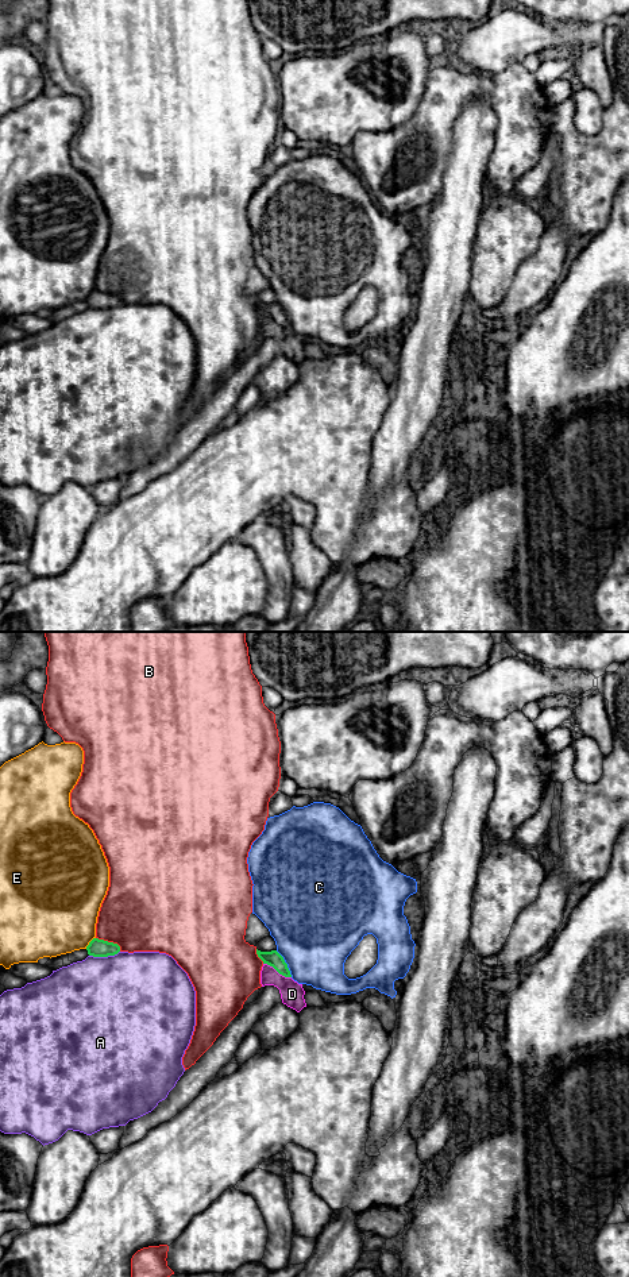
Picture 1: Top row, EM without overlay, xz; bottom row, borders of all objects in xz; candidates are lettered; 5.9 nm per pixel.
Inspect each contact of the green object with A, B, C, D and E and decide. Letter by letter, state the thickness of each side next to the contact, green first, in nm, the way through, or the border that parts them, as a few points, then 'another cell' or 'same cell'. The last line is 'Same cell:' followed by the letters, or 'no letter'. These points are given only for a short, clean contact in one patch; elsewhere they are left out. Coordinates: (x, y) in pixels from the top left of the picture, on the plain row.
A: calibres 110 and 500 nm; another cell
B: calibres 110 and 460 nm; another cell
C: calibres 90 and 480 nm; another cell
D: calibres 90 and 140 nm; border xz (263, 315), (290, 330); another cell
E: calibres 110 and 460 nm; another cell
Same cell: no letter

